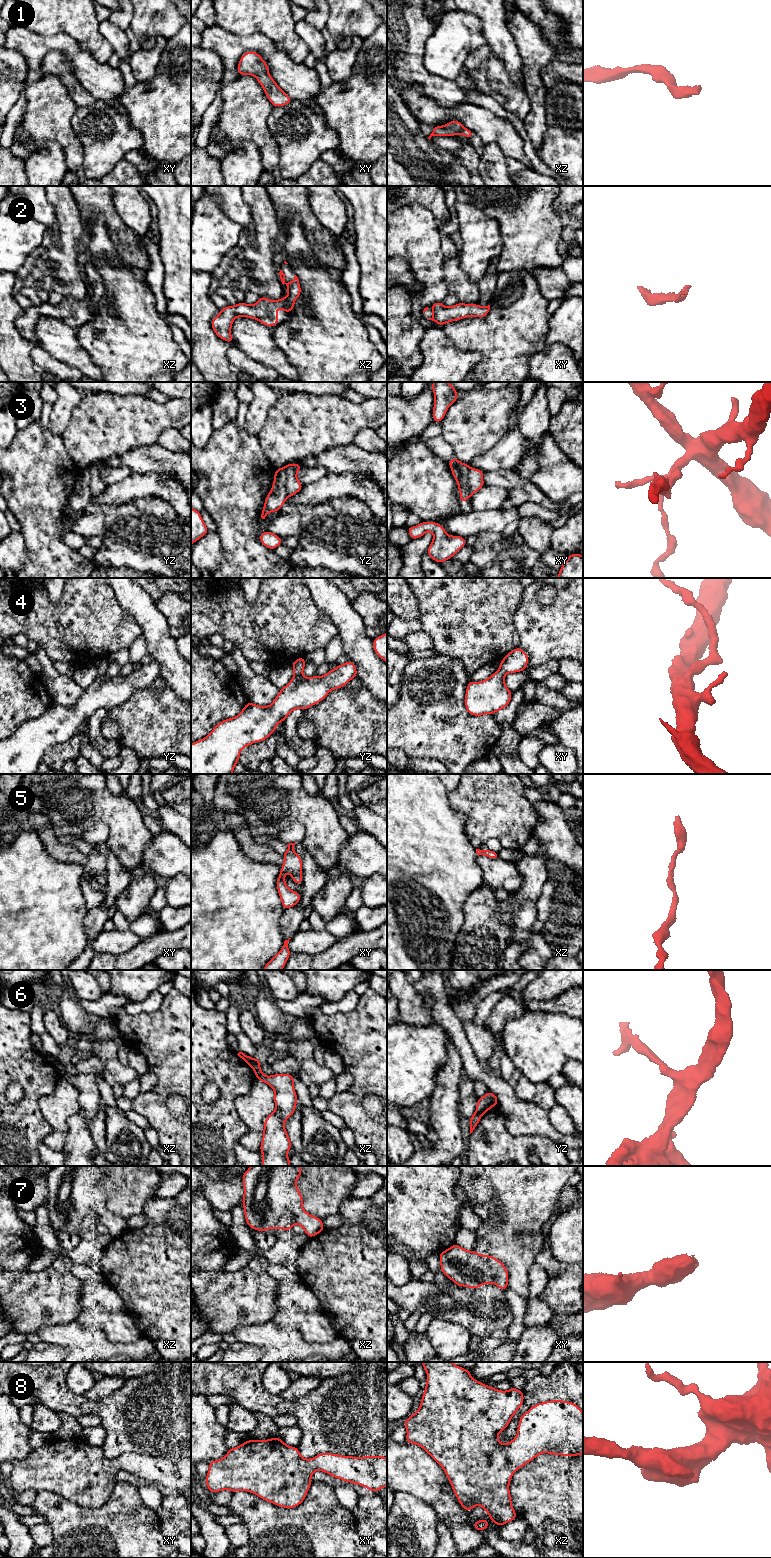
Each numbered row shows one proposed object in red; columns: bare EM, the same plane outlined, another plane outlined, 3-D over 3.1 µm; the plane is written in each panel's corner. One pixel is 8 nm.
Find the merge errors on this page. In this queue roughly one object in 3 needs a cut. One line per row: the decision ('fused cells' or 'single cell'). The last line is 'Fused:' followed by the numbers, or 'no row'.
1: single cell
2: single cell
3: fused cells
4: single cell
5: single cell
6: fused cells
7: single cell
8: single cell
Fused: 3, 6

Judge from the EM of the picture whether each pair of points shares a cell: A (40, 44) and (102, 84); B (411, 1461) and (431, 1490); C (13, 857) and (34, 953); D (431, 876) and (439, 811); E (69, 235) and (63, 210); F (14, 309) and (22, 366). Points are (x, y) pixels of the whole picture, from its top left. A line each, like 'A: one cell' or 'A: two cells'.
A: one cell
B: one cell
C: one cell
D: one cell
E: one cell
F: one cell

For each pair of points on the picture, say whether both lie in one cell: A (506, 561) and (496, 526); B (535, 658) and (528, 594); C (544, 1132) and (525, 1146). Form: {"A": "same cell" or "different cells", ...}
{"A": "different cells", "B": "same cell", "C": "different cells"}

